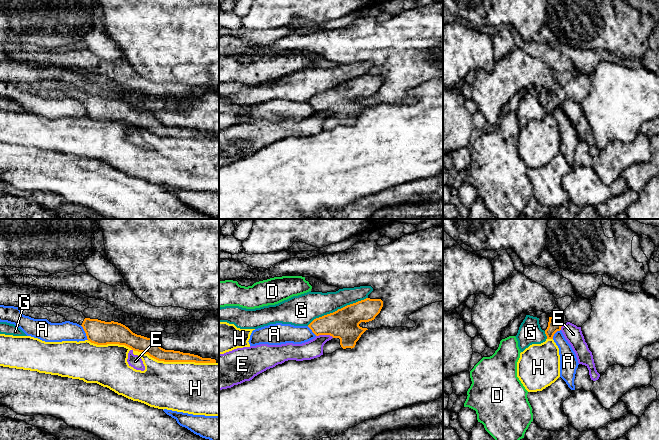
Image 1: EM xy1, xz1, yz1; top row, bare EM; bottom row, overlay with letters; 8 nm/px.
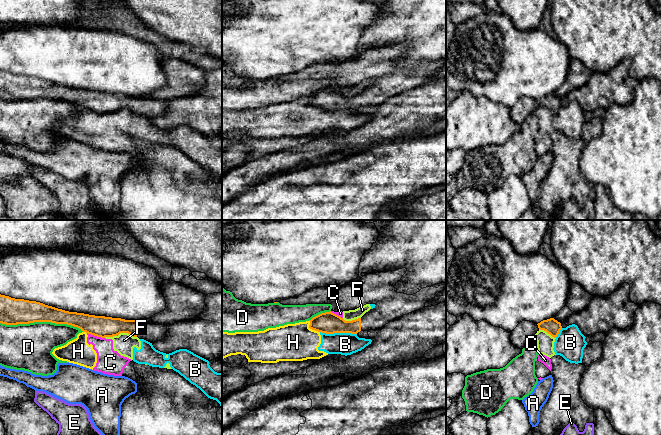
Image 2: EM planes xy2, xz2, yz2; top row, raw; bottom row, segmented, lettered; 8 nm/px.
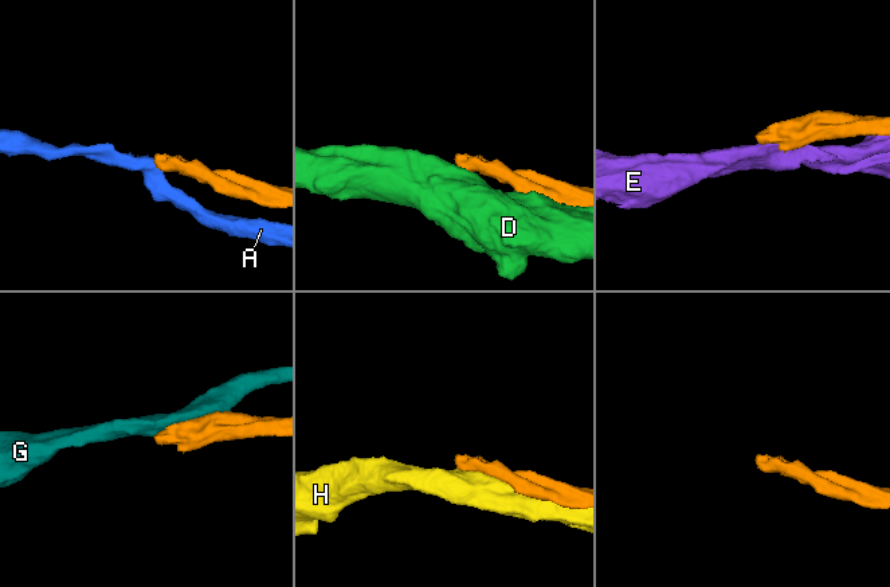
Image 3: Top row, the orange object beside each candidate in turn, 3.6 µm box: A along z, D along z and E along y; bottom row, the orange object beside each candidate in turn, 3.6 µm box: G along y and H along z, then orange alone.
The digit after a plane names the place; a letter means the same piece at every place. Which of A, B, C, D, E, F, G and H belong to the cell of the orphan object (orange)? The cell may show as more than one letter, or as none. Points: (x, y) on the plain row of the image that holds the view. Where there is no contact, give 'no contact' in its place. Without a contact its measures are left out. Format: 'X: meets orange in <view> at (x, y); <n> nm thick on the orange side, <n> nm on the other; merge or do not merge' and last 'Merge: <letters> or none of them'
A: meets orange in xy1 at (85, 108); 190 nm thick on the orange side, 160 nm on the other; do not merge
B: meets orange in xz2 at (338, 108); 170 nm thick on the orange side, 180 nm on the other; do not merge
C: meets orange in xy2 at (96, 111); 170 nm thick on the orange side, 200 nm on the other; do not merge
D: meets orange in xy2 at (42, 97); 220 nm thick on the orange side, 380 nm on the other; do not merge
E: meets orange in xz1 at (325, 110); 240 nm thick on the orange side, 150 nm on the other; do not merge
F: meets orange in xy2 at (127, 108); 170 nm thick on the orange side, 160 nm on the other; do not merge
G: meets orange in xz1 at (338, 85); 240 nm thick on the orange side, 220 nm on the other; do not merge
H: meets orange in xy1 at (151, 132); 130 nm thick on the orange side, 380 nm on the other; do not merge
Merge: none of them

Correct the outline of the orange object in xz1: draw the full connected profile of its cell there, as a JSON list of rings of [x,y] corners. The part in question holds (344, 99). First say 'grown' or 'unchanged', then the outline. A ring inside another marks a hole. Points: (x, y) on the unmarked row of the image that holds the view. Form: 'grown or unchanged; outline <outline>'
grown; outline [[[366,74],[316,94],[308,103],[316,112],[330,111],[333,113],[324,120],[323,130],[332,130],[339,125],[352,125],[361,111],[368,106],[360,103],[359,100],[374,96],[382,83],[381,75]]]

